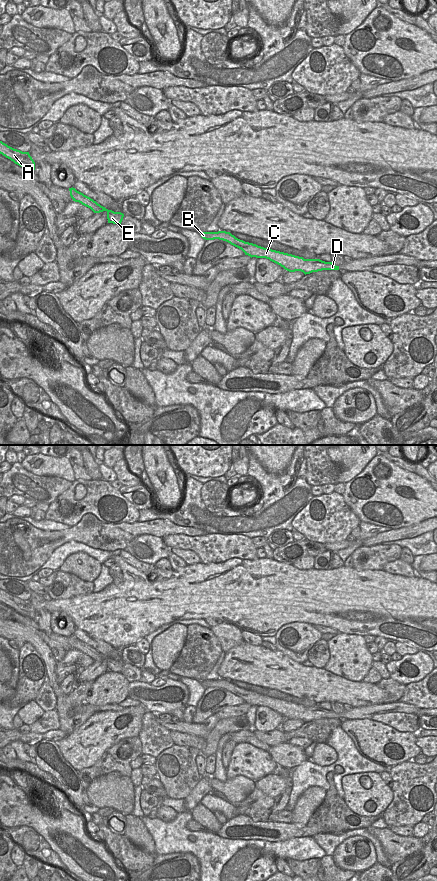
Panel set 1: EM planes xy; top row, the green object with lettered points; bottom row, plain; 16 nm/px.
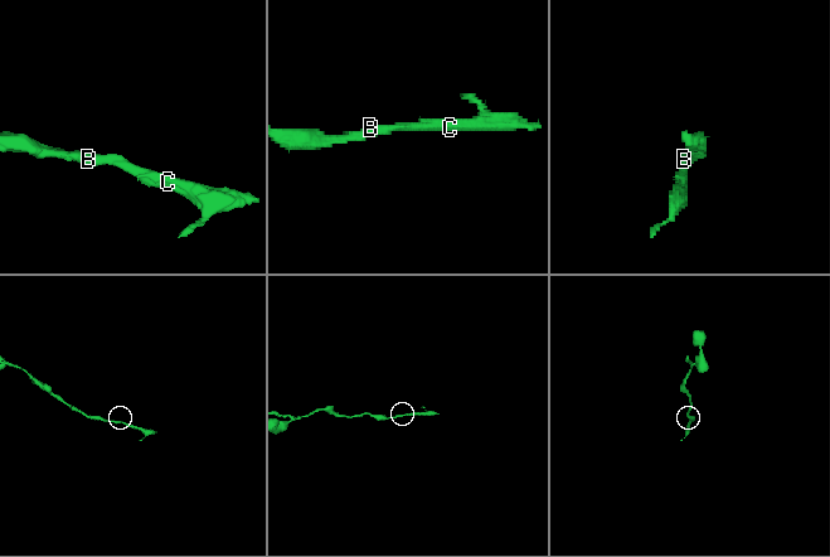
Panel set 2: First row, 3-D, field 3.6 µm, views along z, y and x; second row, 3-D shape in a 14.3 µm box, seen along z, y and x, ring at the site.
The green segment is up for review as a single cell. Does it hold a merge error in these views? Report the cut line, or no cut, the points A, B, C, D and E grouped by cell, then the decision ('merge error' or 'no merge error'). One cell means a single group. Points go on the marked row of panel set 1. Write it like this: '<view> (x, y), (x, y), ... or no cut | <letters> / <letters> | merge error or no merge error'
no cut | A B C D E | no merge error

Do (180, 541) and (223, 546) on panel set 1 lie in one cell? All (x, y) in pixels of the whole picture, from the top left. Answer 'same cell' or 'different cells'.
same cell

